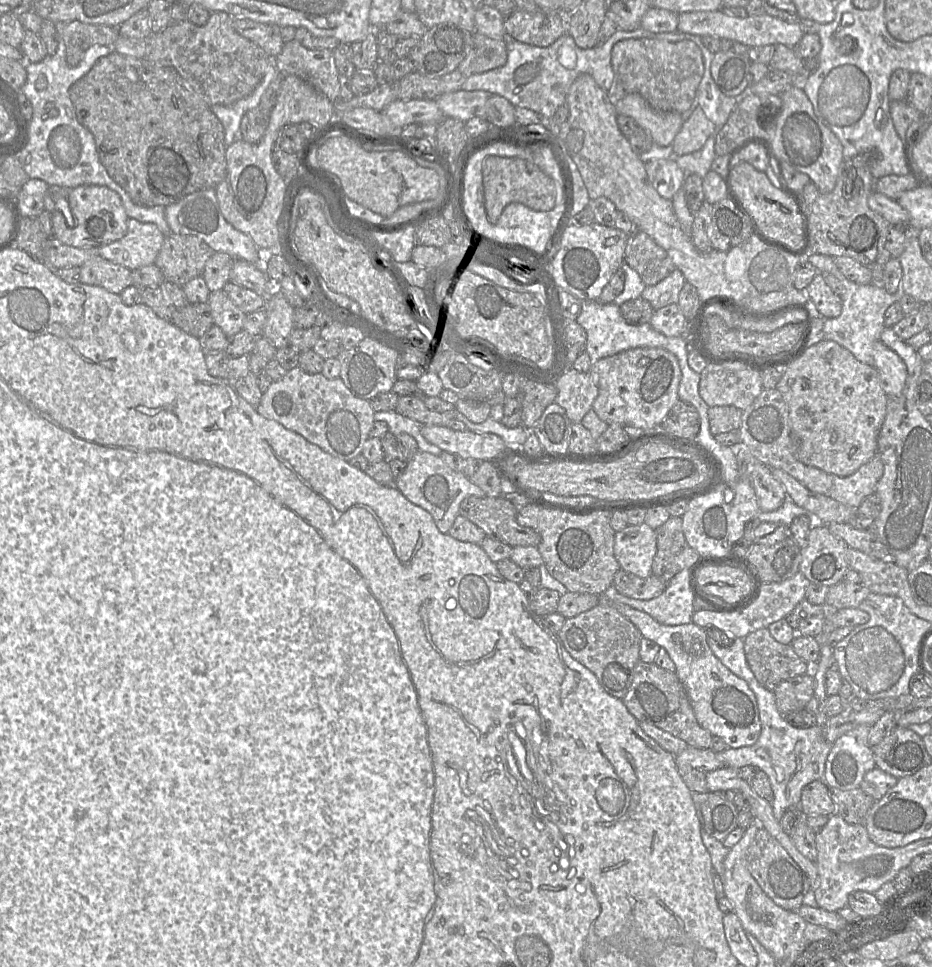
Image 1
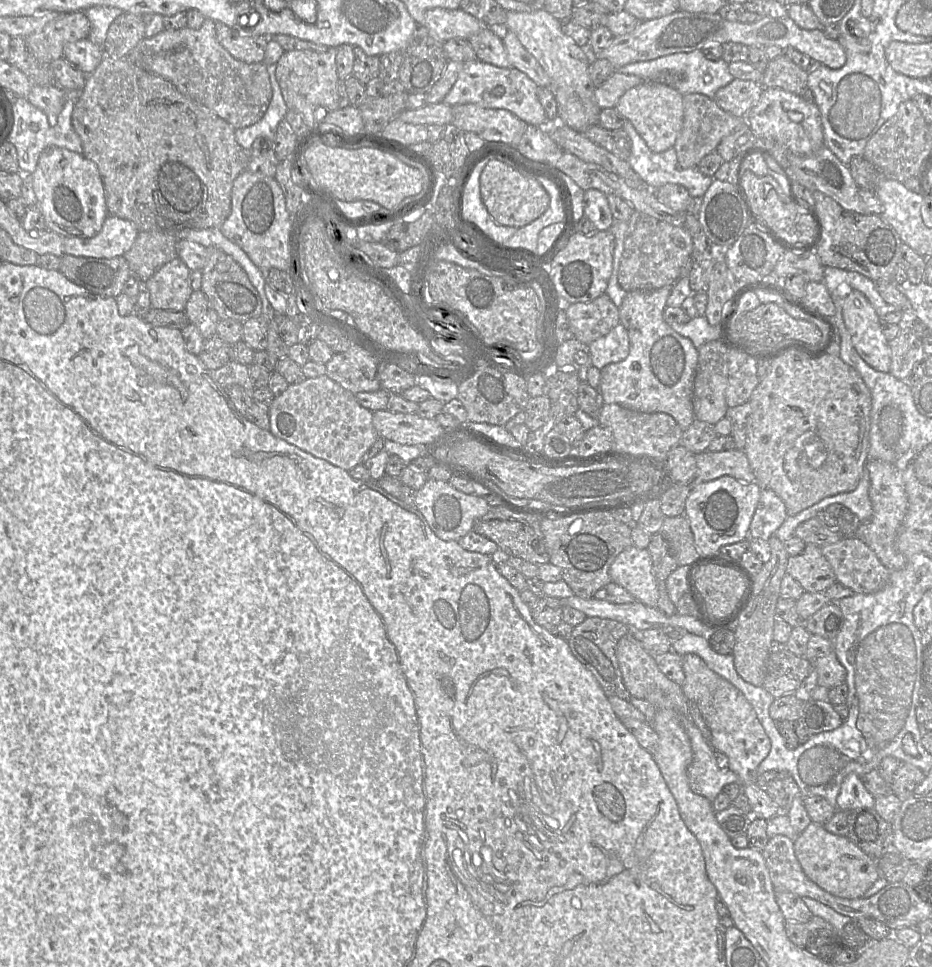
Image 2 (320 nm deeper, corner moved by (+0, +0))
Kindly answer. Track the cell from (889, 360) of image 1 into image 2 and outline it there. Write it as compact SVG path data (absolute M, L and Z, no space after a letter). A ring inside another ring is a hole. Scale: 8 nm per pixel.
M857 290L851 291L843 299L842 317L859 356L876 371L890 373L891 351L889 341L882 332L881 319L868 299Z

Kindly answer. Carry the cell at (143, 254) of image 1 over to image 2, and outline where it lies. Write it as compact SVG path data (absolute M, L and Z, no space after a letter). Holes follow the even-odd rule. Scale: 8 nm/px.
M108 215L96 236L64 237L64 254L94 258L123 256L132 247L138 234L139 230L130 221Z

